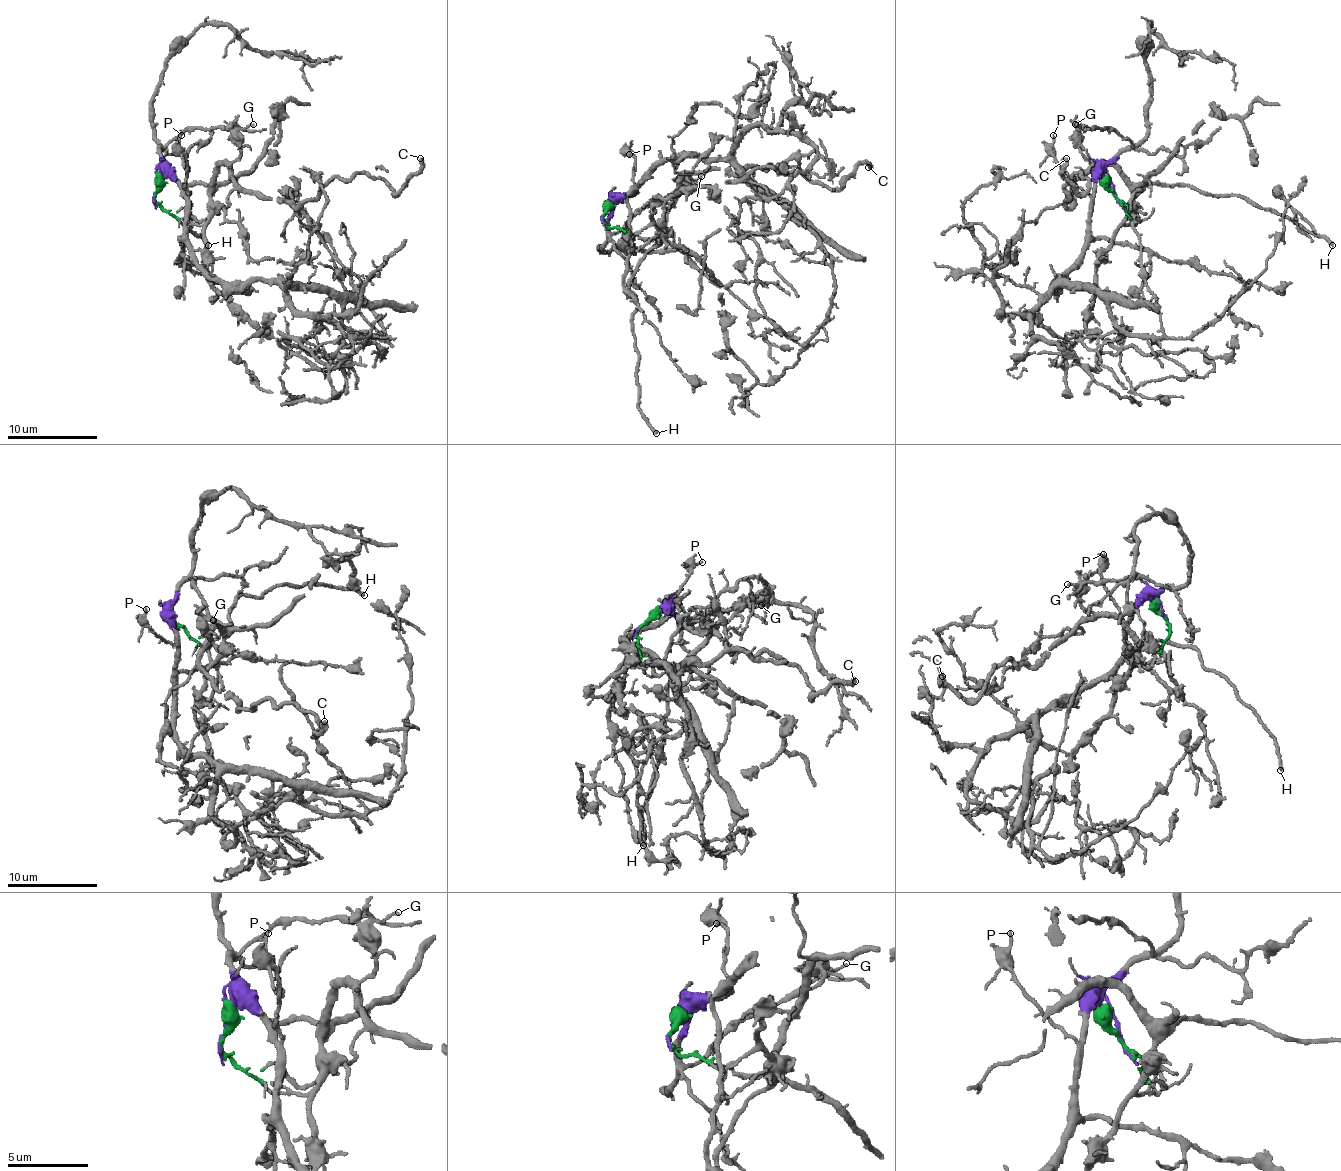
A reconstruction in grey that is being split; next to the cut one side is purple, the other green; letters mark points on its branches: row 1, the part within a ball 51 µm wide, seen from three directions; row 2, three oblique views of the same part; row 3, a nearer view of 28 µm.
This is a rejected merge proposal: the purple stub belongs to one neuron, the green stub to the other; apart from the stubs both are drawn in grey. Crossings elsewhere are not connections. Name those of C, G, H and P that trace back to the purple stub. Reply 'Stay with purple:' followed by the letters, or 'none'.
Stay with purple: P

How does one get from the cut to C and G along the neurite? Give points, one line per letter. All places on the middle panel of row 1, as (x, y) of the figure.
C: (604, 216), (618, 229), (650, 238), (688, 173), (772, 166), (831, 188), (860, 163), (869, 168)
G: (604, 216), (602, 220), (618, 229), (650, 238), (656, 236), (688, 179), (702, 177)

